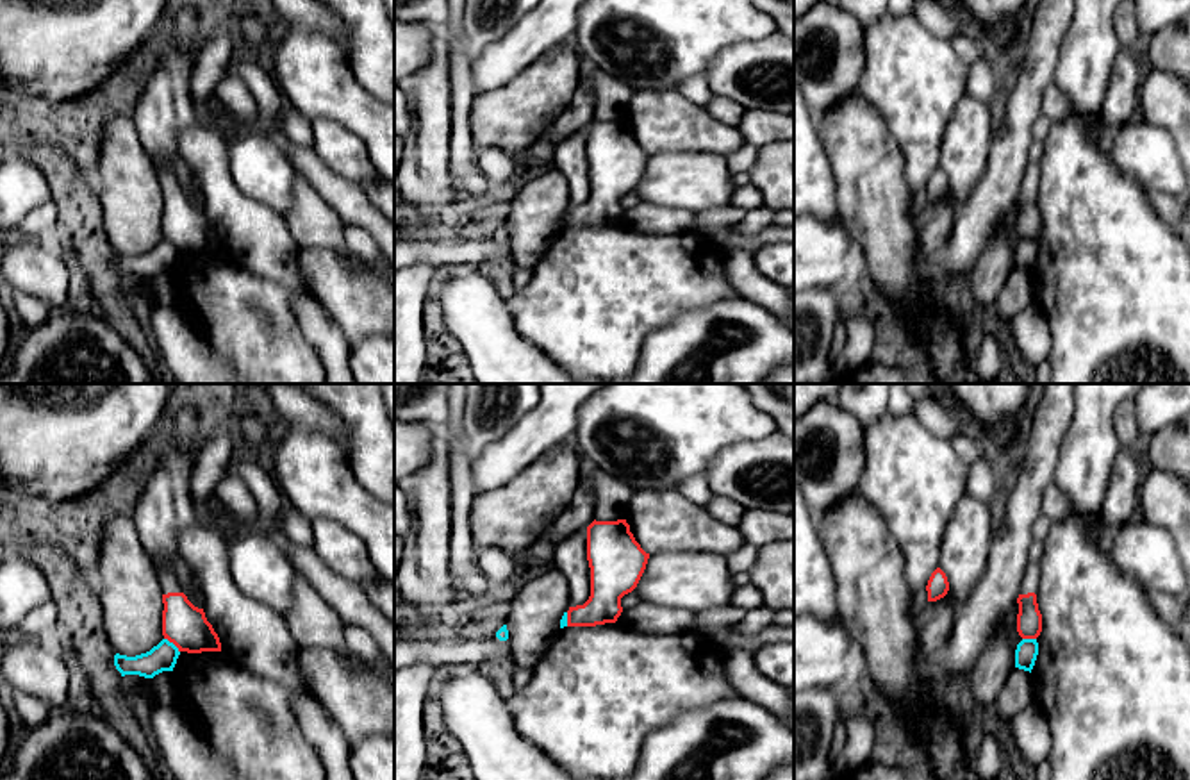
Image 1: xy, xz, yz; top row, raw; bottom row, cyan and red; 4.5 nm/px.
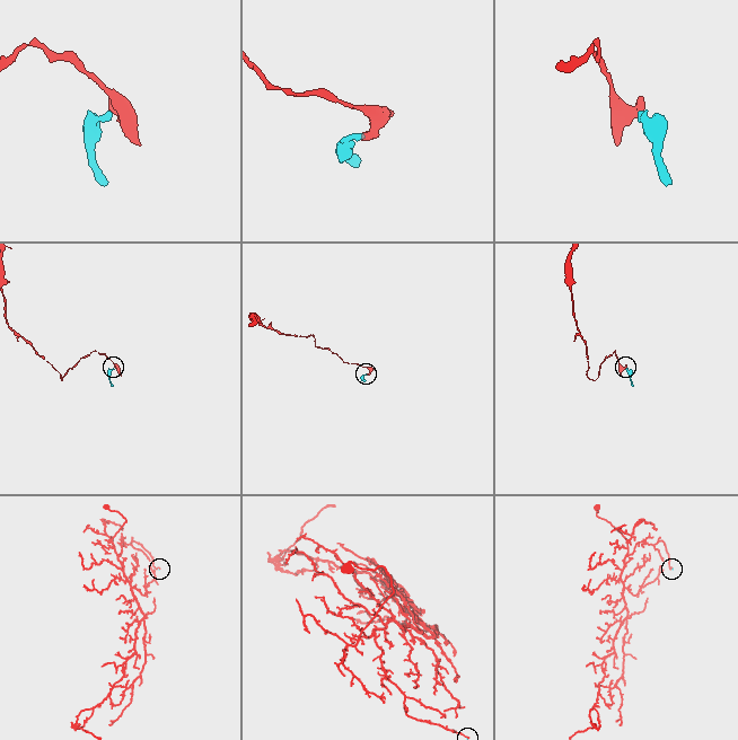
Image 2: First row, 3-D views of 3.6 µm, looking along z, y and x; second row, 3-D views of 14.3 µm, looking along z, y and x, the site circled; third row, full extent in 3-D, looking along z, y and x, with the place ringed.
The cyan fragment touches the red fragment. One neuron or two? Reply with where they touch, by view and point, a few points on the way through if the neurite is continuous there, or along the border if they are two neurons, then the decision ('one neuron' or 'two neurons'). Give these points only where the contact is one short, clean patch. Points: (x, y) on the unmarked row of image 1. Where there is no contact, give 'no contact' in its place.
contact xy (173, 245); border xy (165, 238), (179, 252); two neurons

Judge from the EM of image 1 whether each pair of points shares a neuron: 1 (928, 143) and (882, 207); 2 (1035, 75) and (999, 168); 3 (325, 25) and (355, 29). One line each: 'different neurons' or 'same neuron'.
1: different neurons
2: same neuron
3: different neurons

